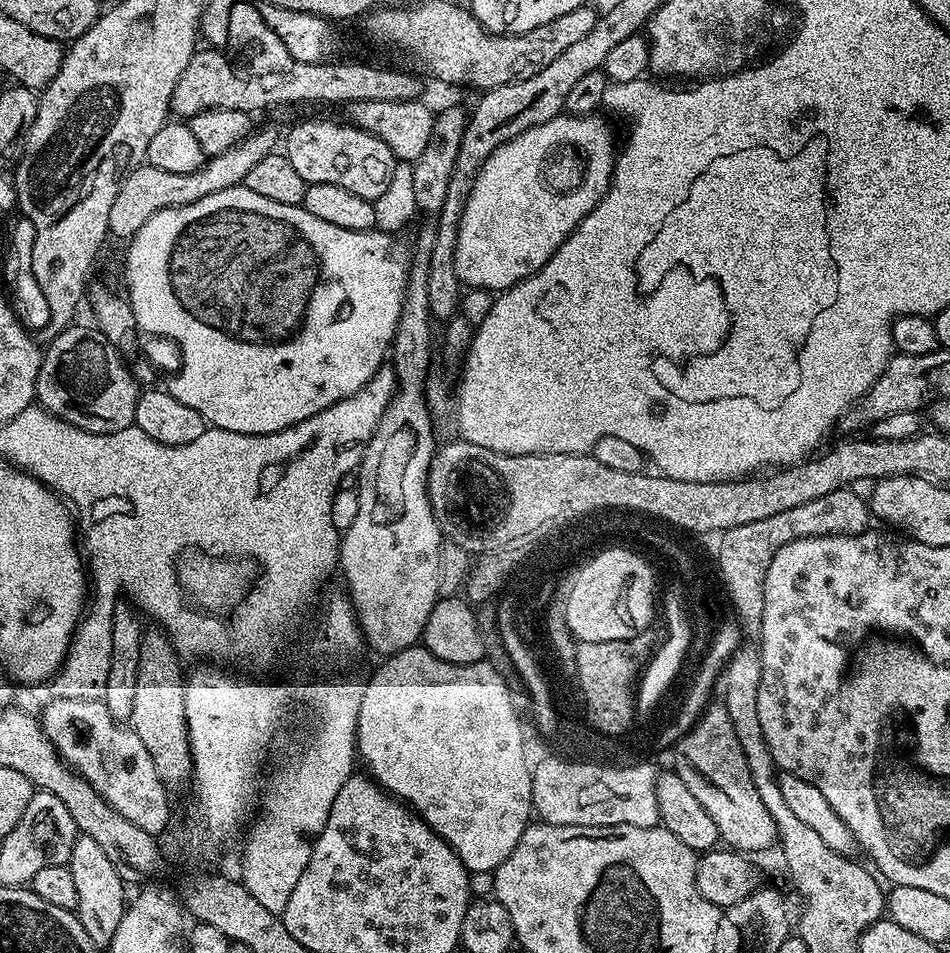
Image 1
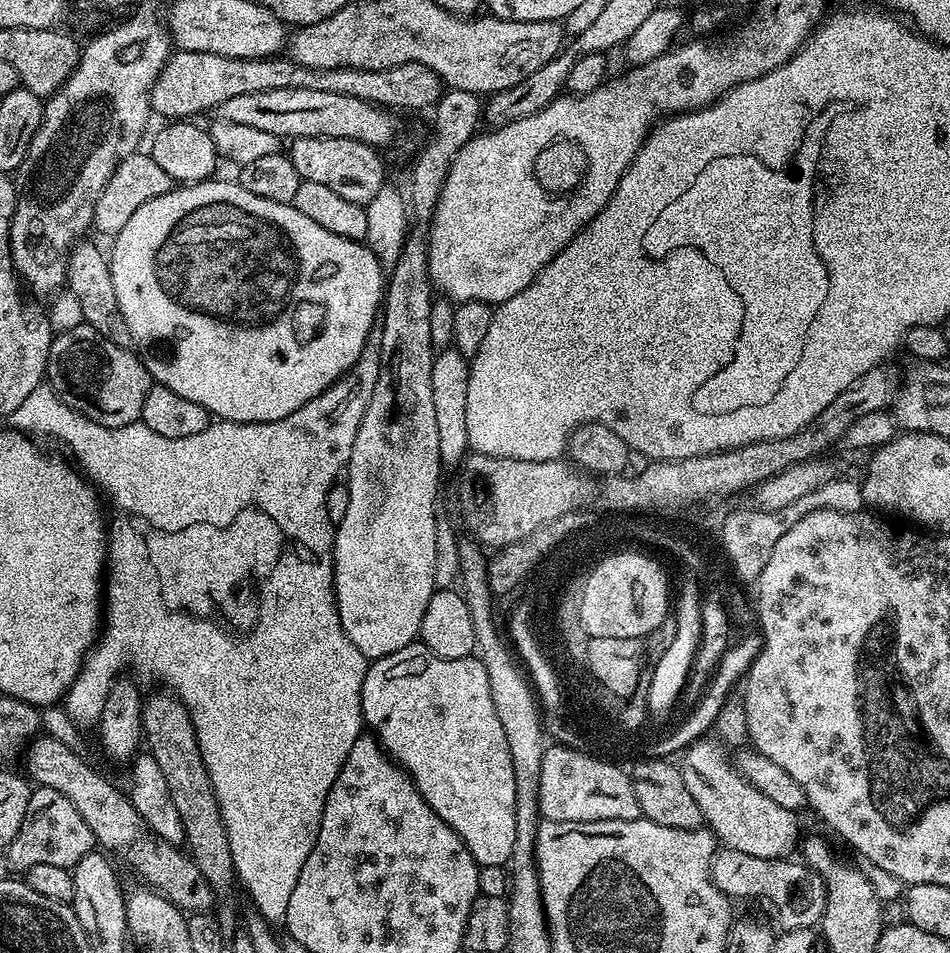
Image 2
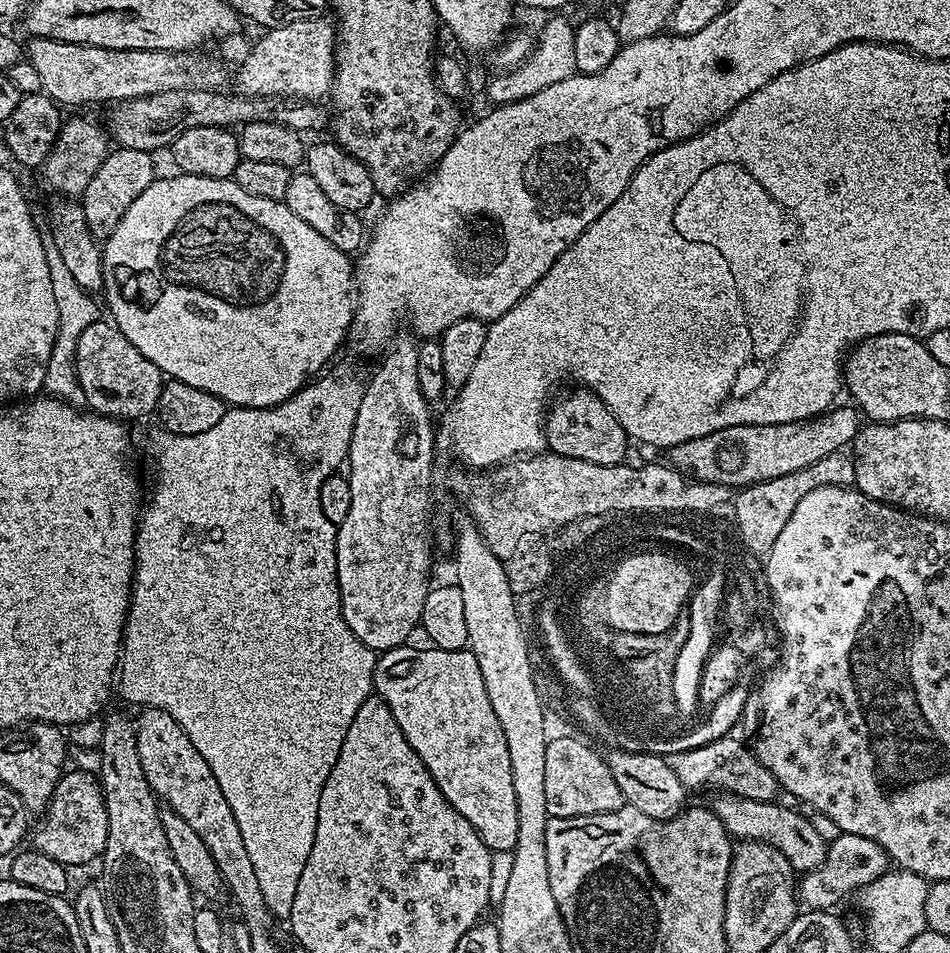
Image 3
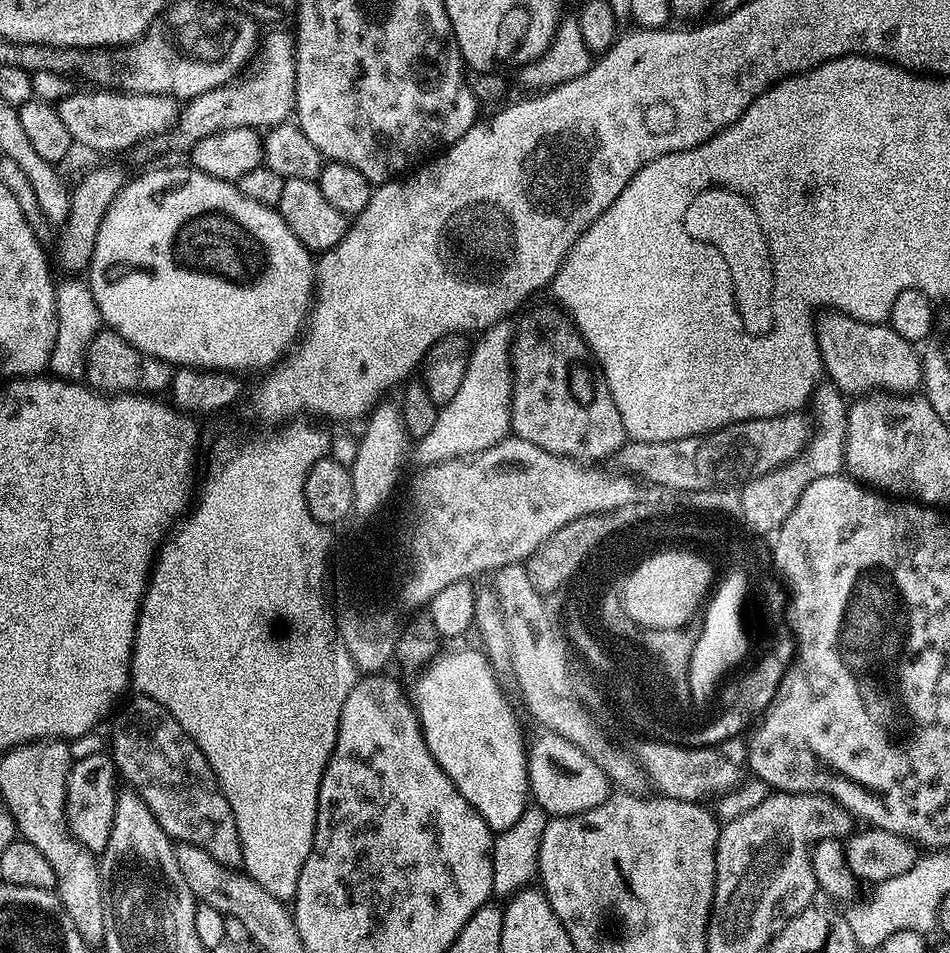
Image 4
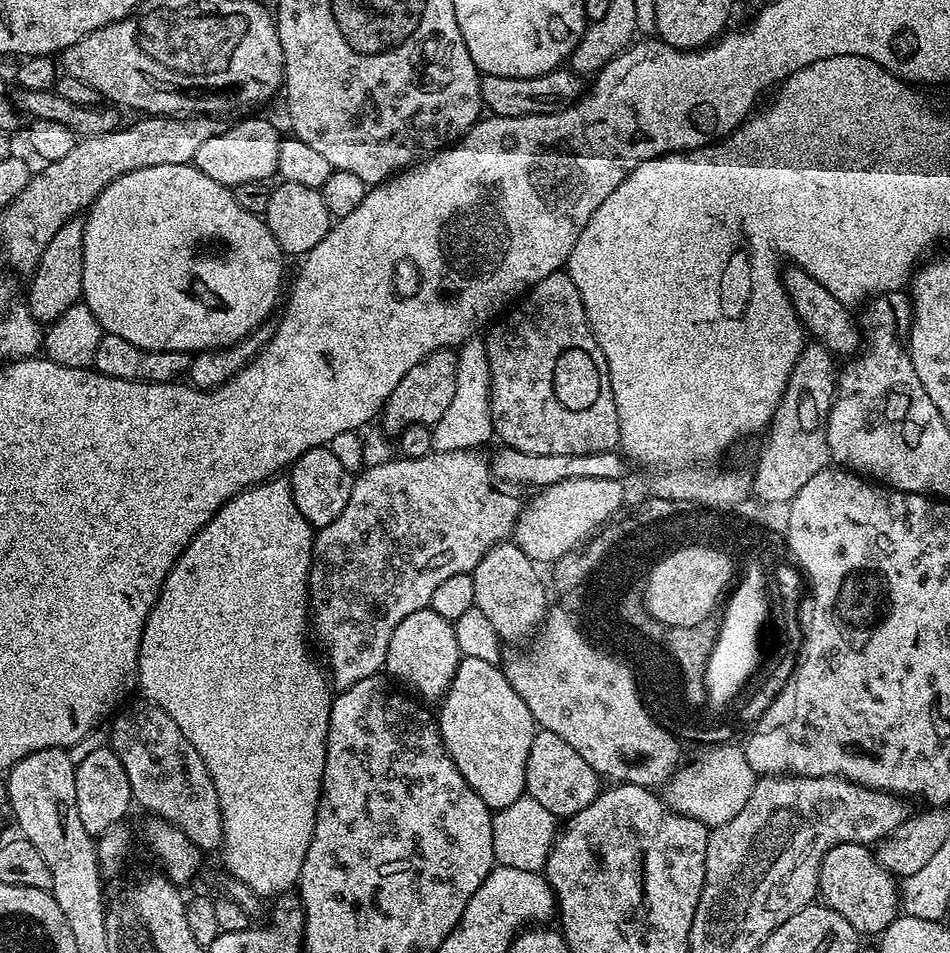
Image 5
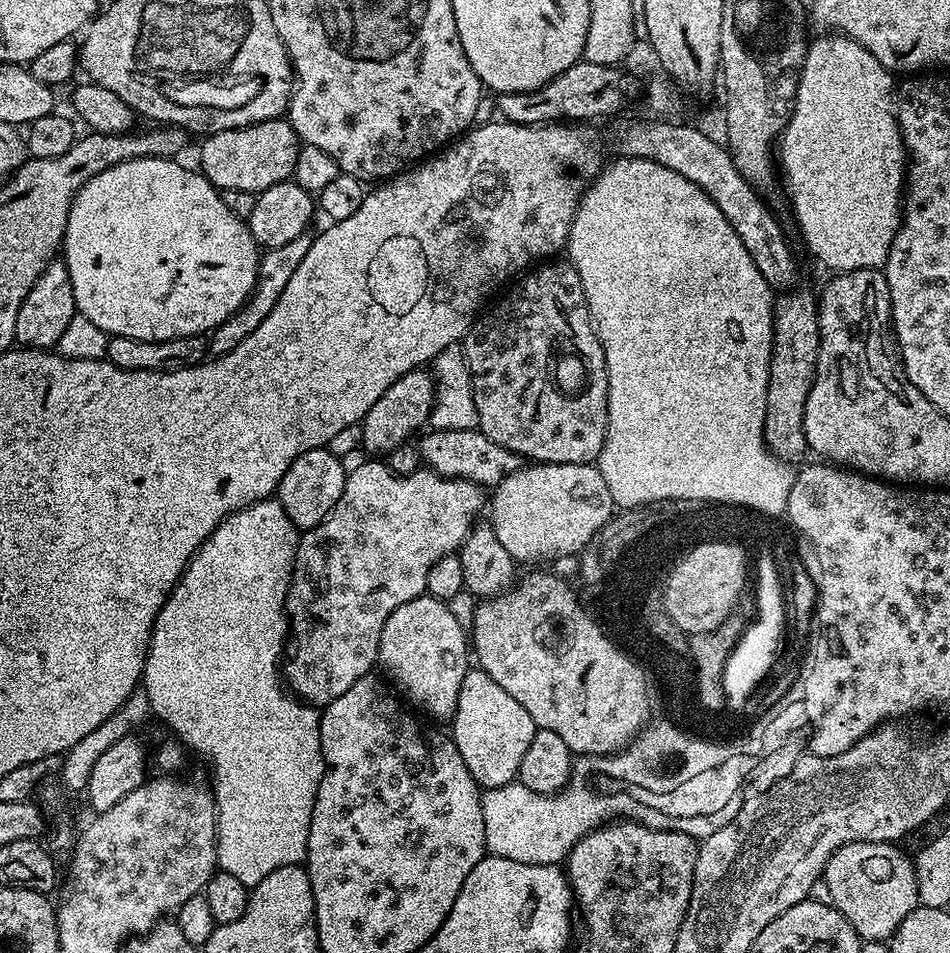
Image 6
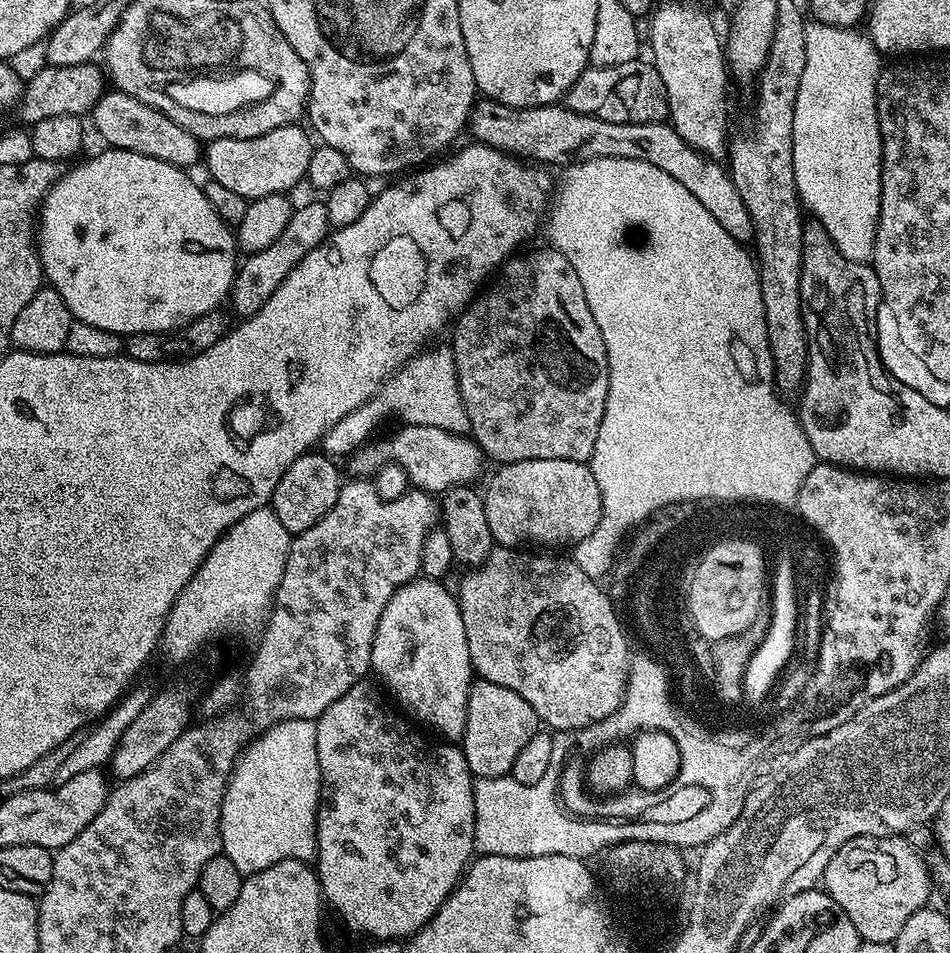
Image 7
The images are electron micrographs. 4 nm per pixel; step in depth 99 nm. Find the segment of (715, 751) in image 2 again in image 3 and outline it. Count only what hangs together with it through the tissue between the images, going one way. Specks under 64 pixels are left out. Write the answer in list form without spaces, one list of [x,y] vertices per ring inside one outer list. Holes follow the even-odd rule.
[[[729,792],[717,795],[717,800],[710,804],[712,813],[722,822],[722,826],[726,826],[729,836],[737,841],[745,840],[761,840],[764,844],[772,844],[775,848],[780,849],[780,853],[790,862],[792,871],[797,874],[812,872],[818,866],[822,866],[822,862],[828,853],[829,841],[824,840],[824,836],[803,816],[800,812],[795,812],[792,808],[783,808],[780,802],[754,802],[750,798],[742,798],[735,796]]]

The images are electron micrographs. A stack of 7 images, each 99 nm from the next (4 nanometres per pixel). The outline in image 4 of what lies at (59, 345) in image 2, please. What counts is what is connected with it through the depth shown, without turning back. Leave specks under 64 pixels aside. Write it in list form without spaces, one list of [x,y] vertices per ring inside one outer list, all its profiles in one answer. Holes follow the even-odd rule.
[[[102,330],[90,342],[82,372],[95,391],[105,394],[160,394],[172,383],[173,365],[147,356],[117,332]]]

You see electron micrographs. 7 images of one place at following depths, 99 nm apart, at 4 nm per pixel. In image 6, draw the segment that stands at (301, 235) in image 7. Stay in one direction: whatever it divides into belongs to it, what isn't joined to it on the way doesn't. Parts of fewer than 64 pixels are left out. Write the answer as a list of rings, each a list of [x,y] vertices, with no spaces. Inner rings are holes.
[[[305,234],[294,238],[294,242],[286,242],[286,246],[281,248],[269,248],[261,255],[258,274],[256,275],[256,285],[252,295],[226,323],[218,326],[210,333],[208,352],[213,357],[232,352],[234,346],[238,346],[238,342],[250,338],[250,334],[254,334],[254,330],[258,330],[259,324],[270,315],[270,310],[274,310],[278,298],[282,298],[282,290],[286,290],[286,282],[290,282],[290,277],[294,274],[294,270],[298,270],[302,258],[306,258],[306,250],[310,250],[312,241],[313,237]]]

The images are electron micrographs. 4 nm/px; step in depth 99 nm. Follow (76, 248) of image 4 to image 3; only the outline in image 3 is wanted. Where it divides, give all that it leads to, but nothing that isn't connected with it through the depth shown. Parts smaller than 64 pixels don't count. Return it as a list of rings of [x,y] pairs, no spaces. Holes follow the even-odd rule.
[[[113,147],[107,158],[98,166],[94,178],[90,178],[90,186],[86,186],[82,197],[84,213],[86,214],[86,226],[90,226],[90,234],[98,242],[107,240],[108,236],[118,226],[122,214],[130,210],[130,202],[146,190],[153,180],[157,179],[158,172],[152,165],[153,153],[142,150],[130,150],[129,148]]]

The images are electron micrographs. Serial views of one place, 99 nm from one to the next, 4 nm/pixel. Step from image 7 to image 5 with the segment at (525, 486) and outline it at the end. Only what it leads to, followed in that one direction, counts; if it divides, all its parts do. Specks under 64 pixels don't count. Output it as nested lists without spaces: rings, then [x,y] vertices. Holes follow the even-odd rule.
[[[574,478],[541,489],[521,509],[513,541],[537,564],[555,563],[577,549],[625,505],[623,484],[621,479]]]

